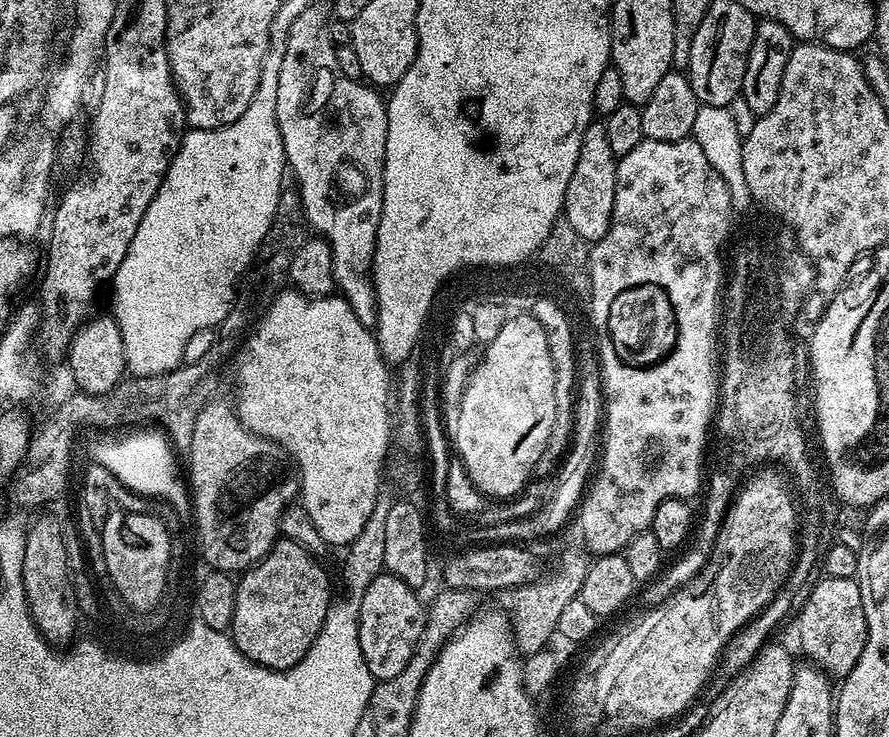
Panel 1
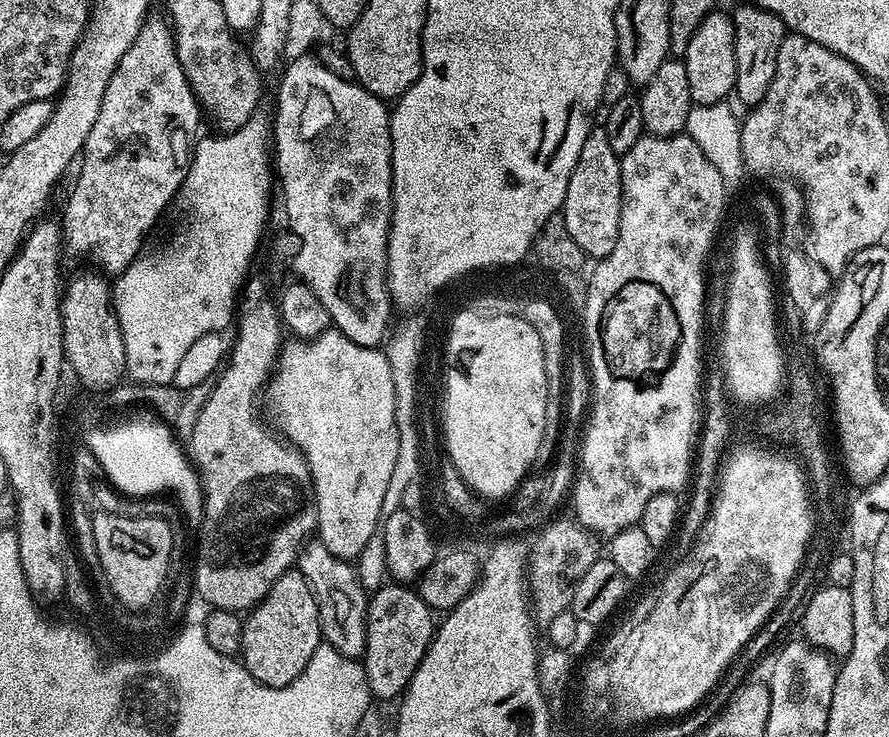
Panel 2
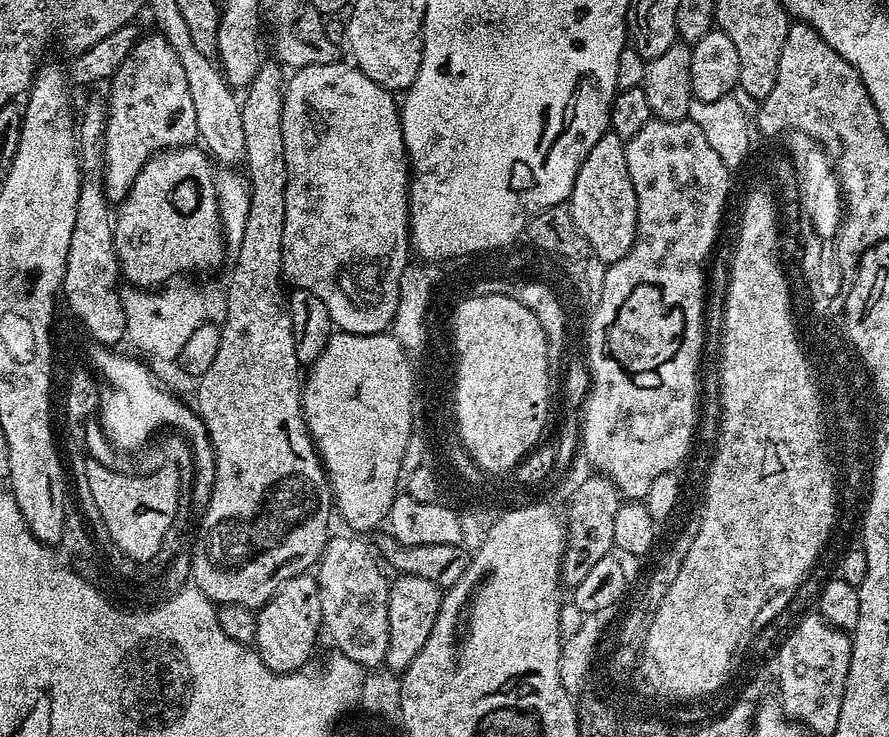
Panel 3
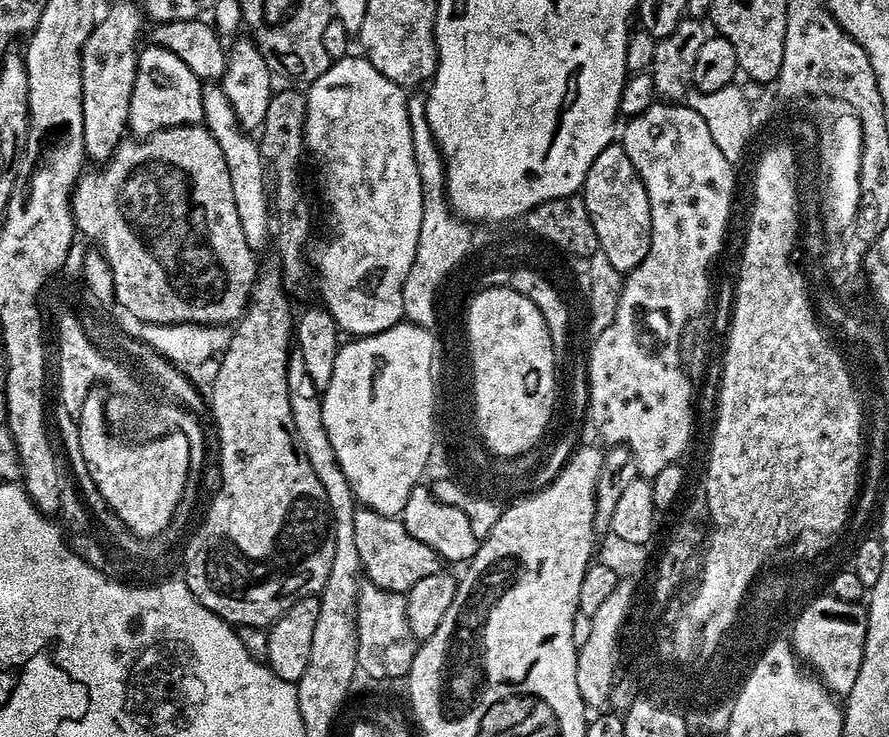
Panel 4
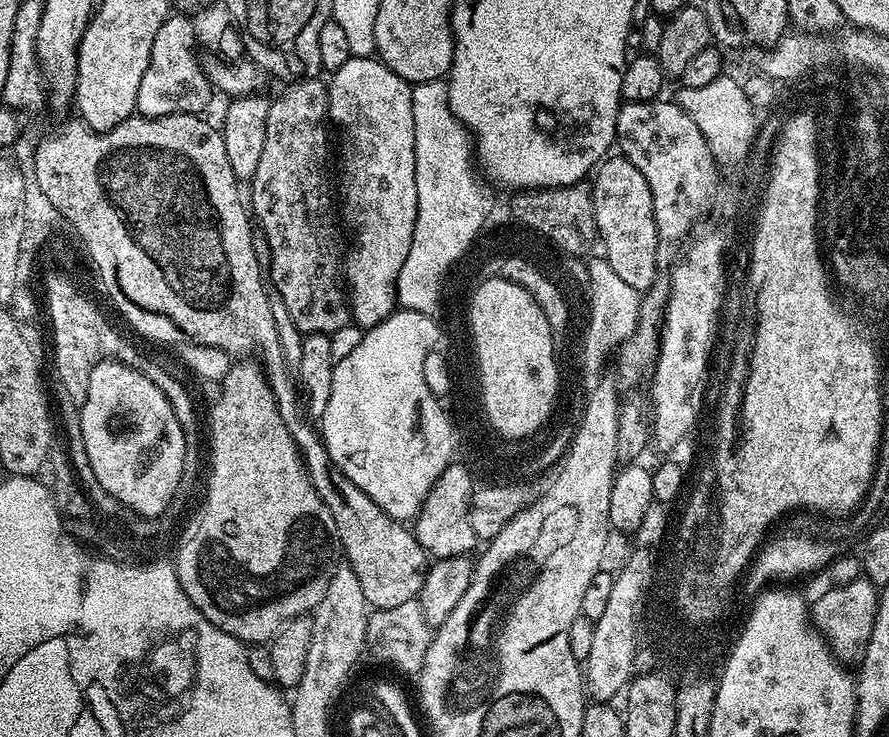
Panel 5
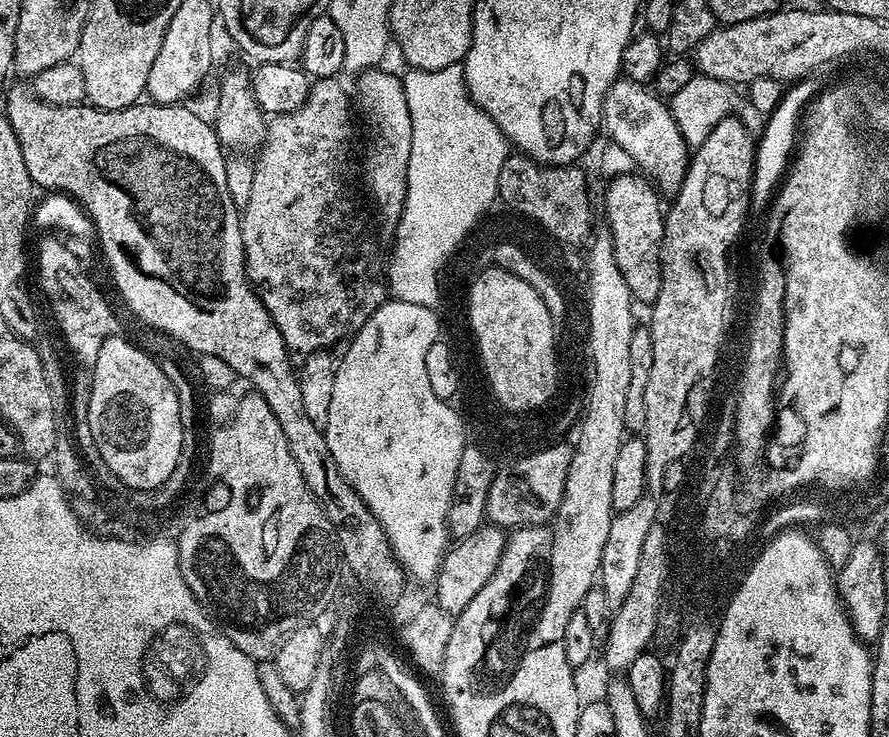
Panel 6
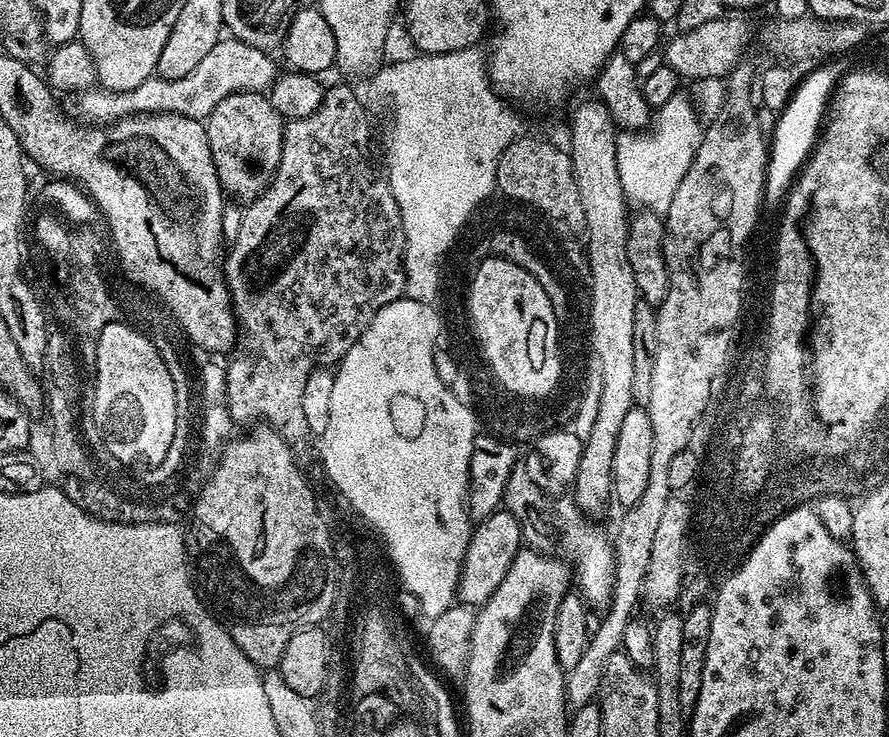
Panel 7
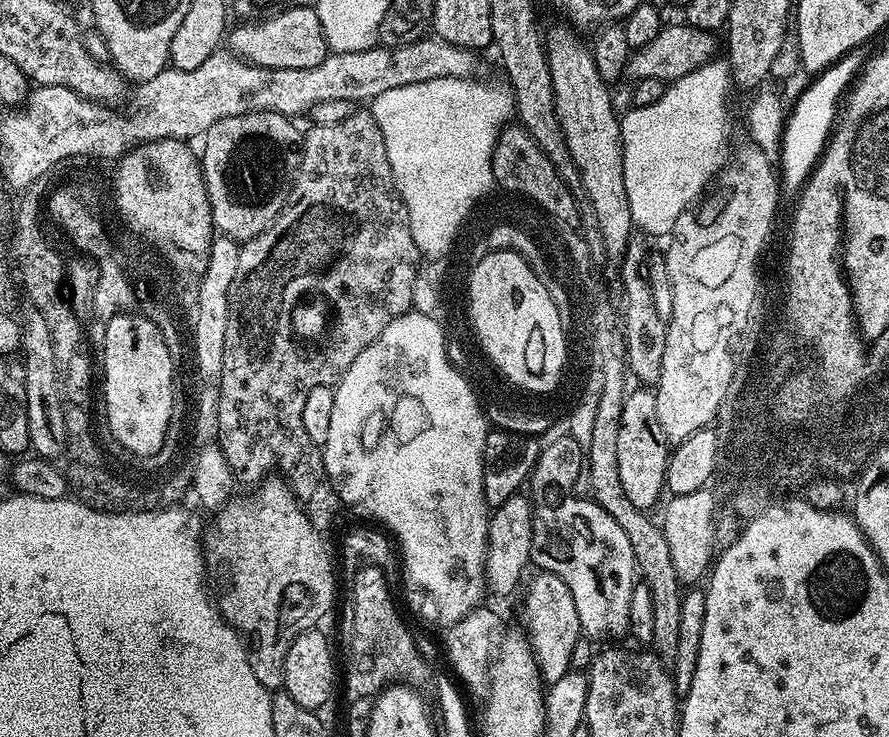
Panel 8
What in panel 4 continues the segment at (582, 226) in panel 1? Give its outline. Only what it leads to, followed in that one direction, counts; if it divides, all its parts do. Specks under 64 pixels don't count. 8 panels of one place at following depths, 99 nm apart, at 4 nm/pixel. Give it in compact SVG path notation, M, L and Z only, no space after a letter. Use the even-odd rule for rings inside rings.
M623 143L608 144L606 150L594 158L584 179L582 195L586 214L594 224L594 234L598 234L600 251L606 254L614 270L621 274L633 272L646 256L646 250L650 250L650 198L646 198L646 186L642 186L642 178L634 170L634 162L630 162Z

